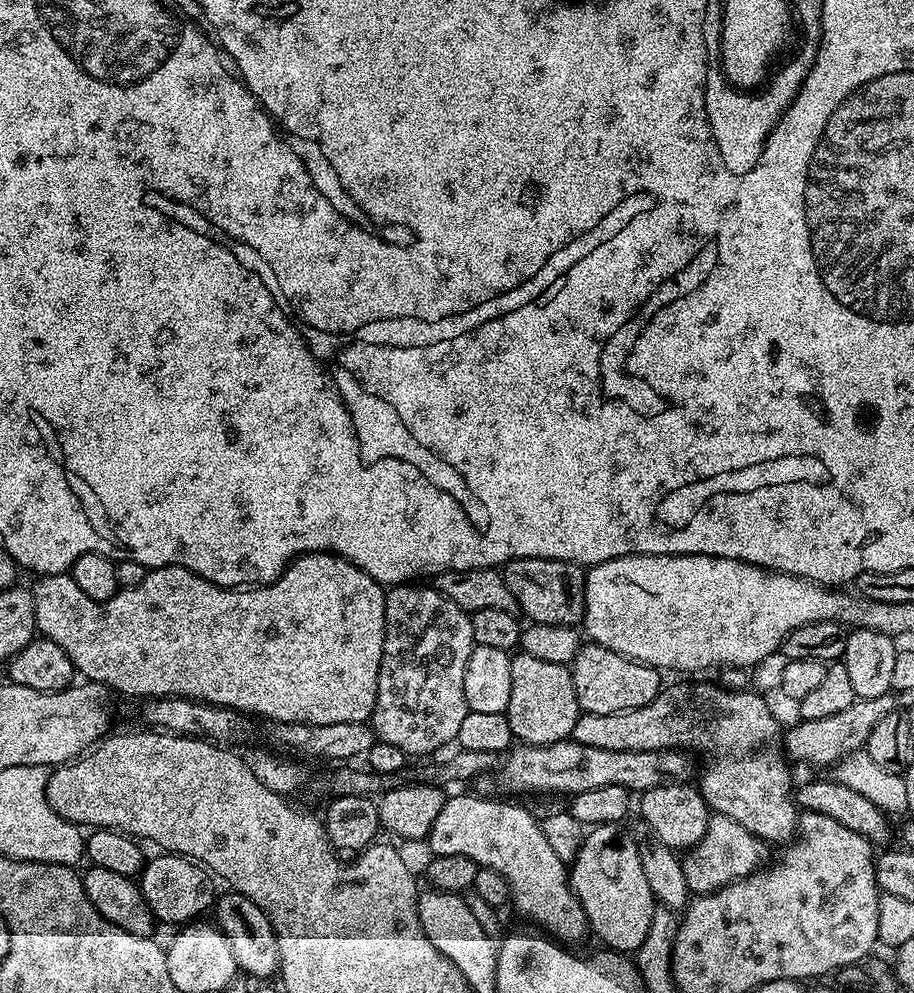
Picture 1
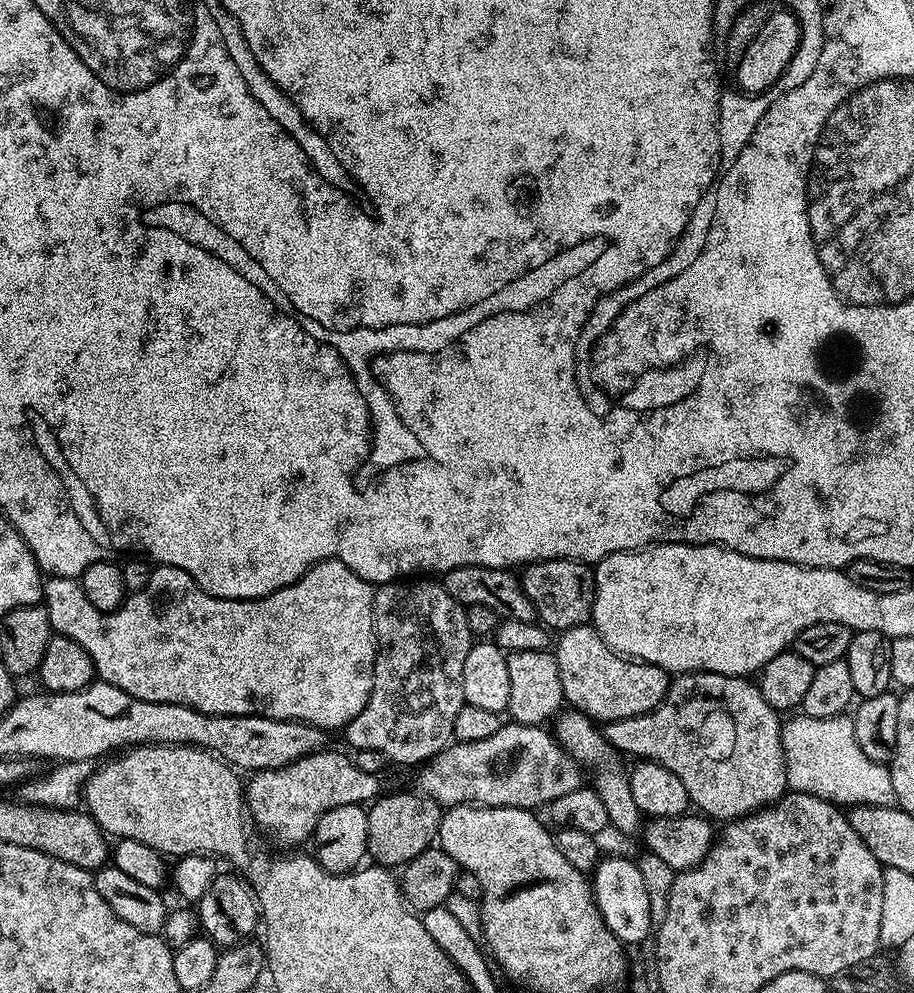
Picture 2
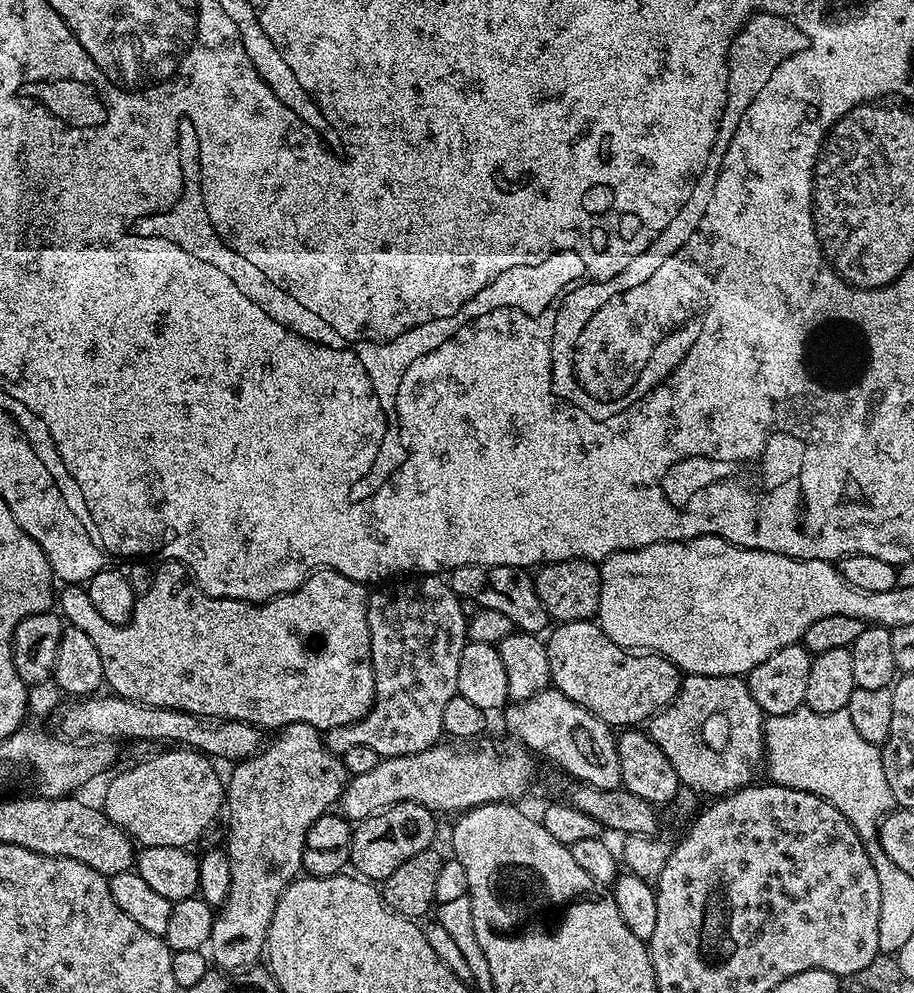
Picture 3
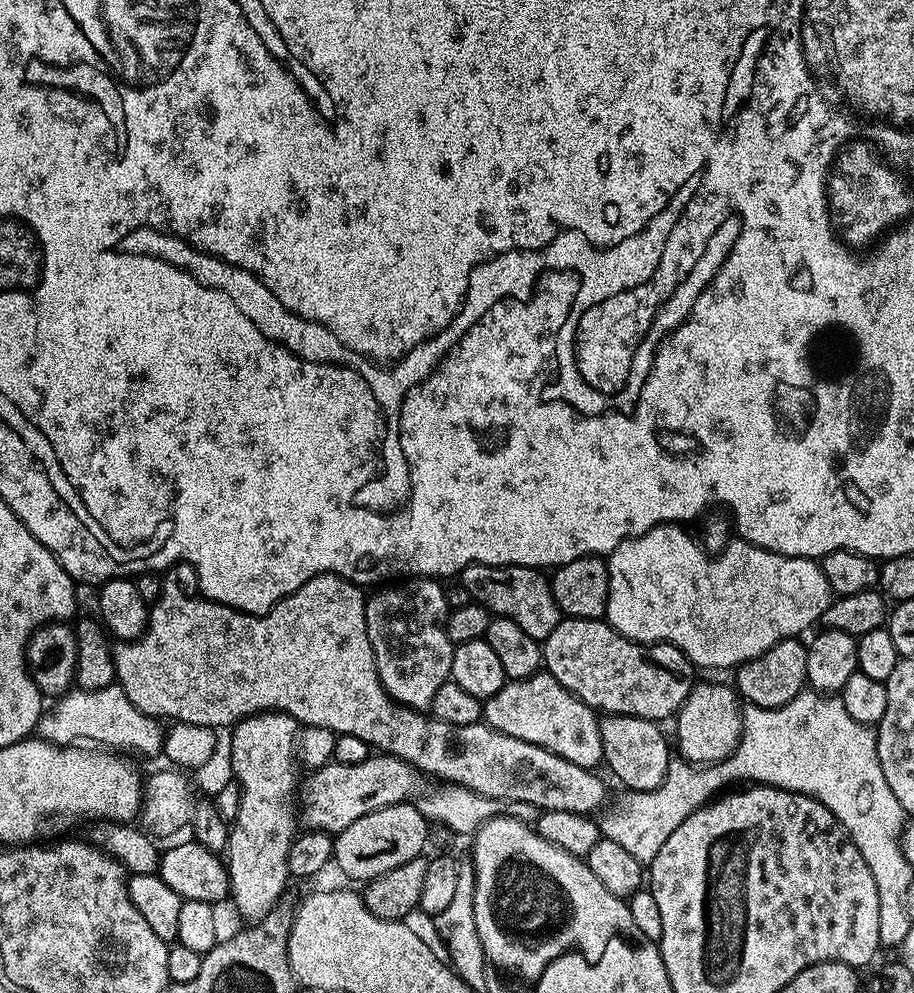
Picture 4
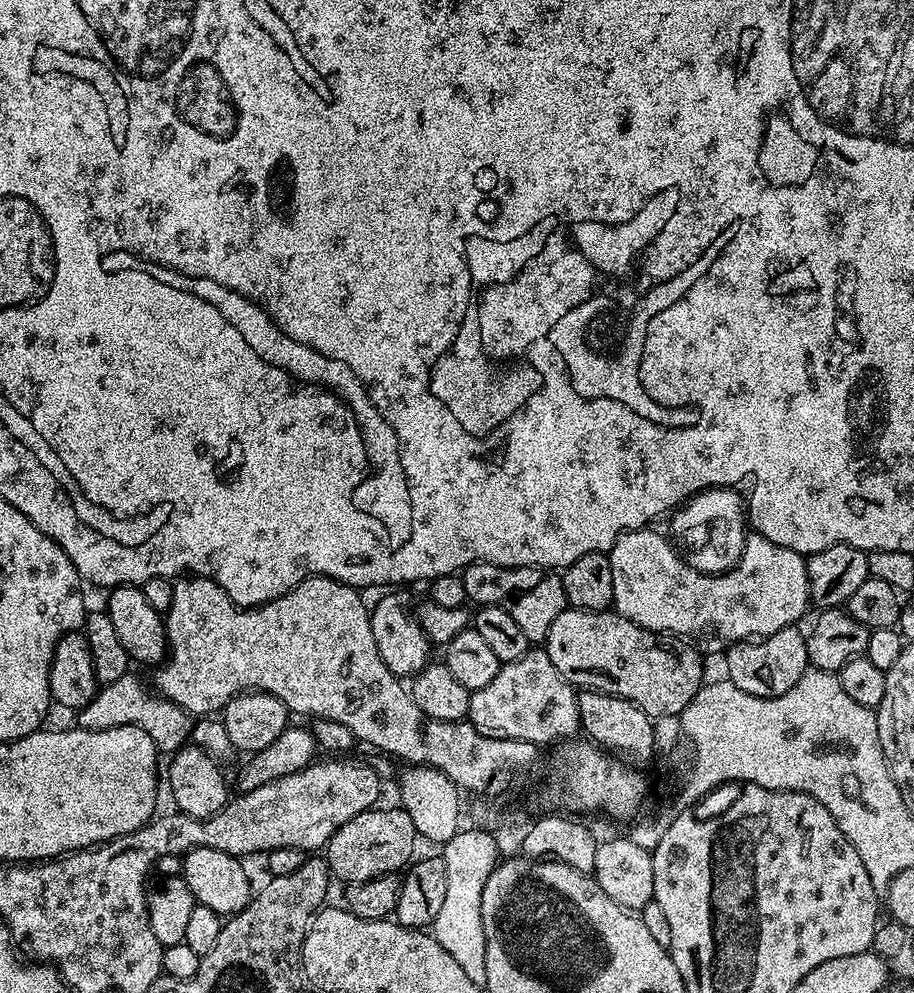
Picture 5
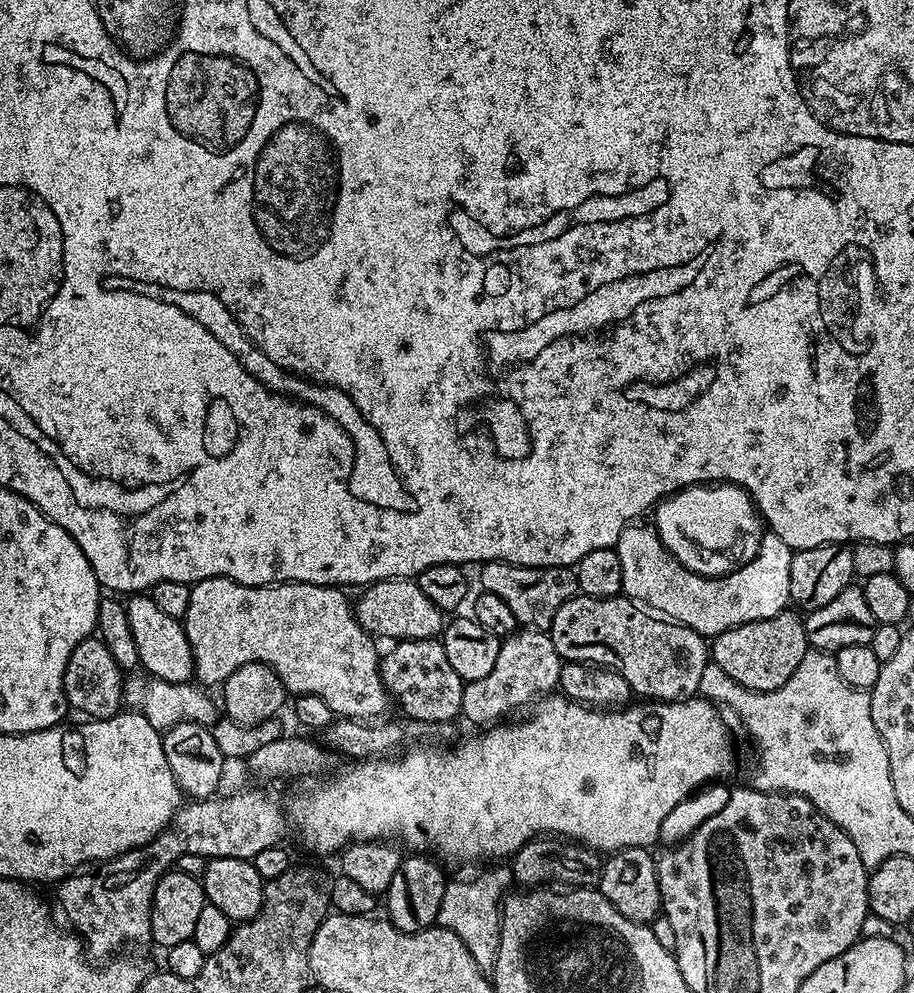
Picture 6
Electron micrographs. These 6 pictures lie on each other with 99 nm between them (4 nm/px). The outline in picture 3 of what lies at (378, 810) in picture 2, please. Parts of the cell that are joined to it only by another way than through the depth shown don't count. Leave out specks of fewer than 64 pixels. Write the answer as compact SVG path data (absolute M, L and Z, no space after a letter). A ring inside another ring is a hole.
M414 802L392 804L367 816L355 825L352 833L351 867L369 881L383 882L390 874L394 874L394 870L398 870L398 866L402 866L402 862L410 862L414 854L422 854L422 850L433 847L436 820L437 817L429 808Z

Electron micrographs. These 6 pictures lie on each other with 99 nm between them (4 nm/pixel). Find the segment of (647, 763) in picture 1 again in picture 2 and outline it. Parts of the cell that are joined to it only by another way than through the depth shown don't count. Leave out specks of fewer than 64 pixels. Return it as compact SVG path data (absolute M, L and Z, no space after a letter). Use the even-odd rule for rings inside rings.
M505 722L498 730L498 734L490 734L490 738L481 738L478 742L453 742L447 748L443 748L441 752L433 757L430 767L424 774L423 791L432 799L439 802L442 806L455 806L458 804L475 804L482 808L526 808L529 810L540 810L543 806L551 805L554 798L562 798L562 794L570 794L570 790L578 790L585 783L582 771L582 765L579 761L572 757L556 739L555 735L547 727L537 726L534 724L517 724L515 722Z

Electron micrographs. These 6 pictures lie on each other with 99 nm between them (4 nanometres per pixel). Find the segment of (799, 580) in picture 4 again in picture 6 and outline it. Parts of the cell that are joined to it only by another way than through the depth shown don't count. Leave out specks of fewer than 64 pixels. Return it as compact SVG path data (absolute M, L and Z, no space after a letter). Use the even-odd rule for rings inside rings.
M633 522L622 530L618 538L615 550L618 554L618 562L622 562L622 586L623 595L629 600L635 600L641 605L647 606L653 613L667 618L675 623L694 630L699 636L714 638L734 626L742 626L746 622L758 622L774 618L774 614L785 611L789 607L792 595L790 594L790 562L793 549L778 538L771 530L765 531L761 538L760 548L752 560L741 564L735 572L727 576L708 577L700 576L684 568L678 560L660 541L656 529L644 522Z

